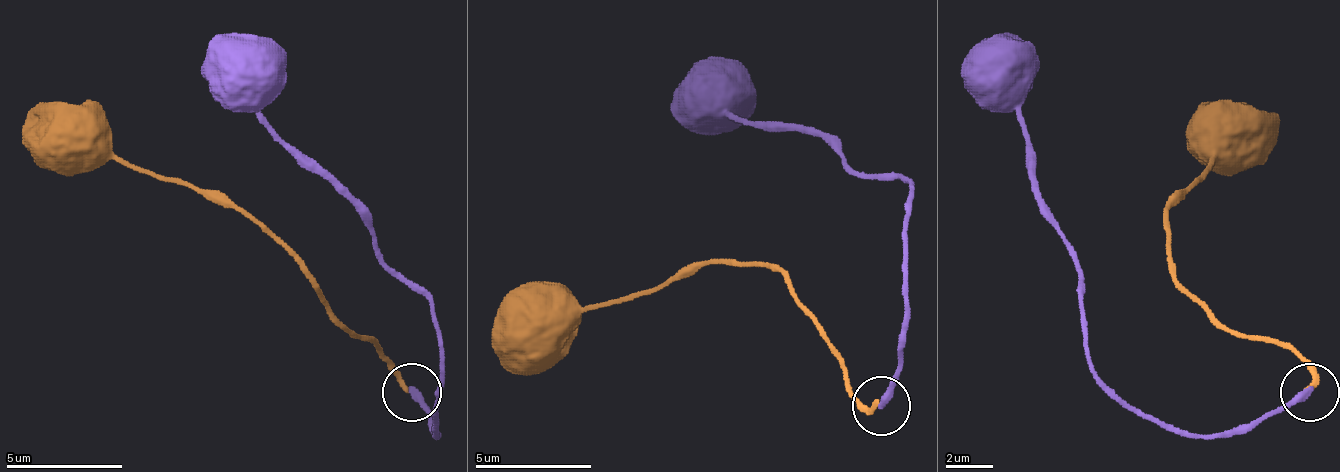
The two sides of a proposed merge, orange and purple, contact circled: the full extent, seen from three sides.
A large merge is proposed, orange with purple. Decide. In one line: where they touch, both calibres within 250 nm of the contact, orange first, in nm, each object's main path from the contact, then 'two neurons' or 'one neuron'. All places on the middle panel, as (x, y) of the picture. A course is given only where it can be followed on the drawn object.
at (881, 405); 220 nm thick on the orange side, 360 nm on the other; orange runs (880, 404), (868, 410), (850, 392), (827, 334), (786, 275), (763, 263), (704, 263), (645, 293), (540, 316); purple runs (880, 404), (903, 339), (909, 187), (903, 181), (862, 176), (815, 135), (710, 117), (686, 94); two neurons

